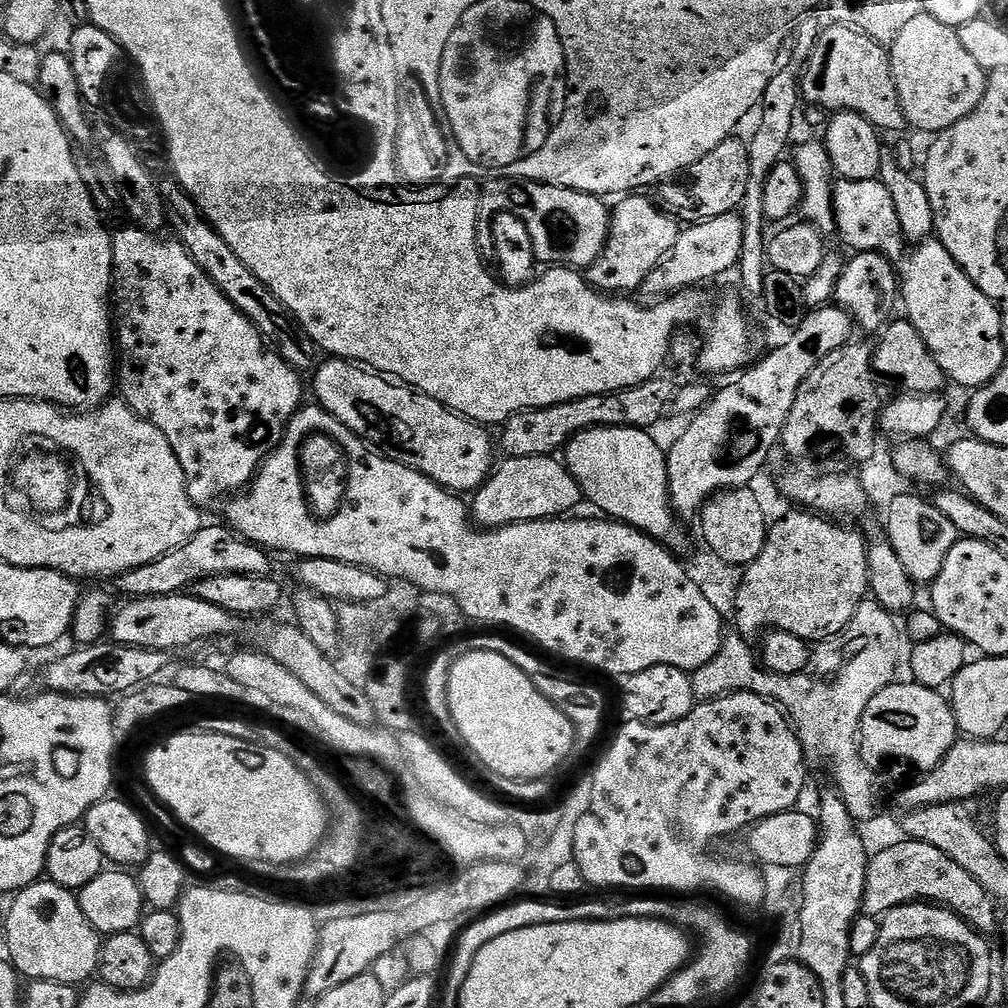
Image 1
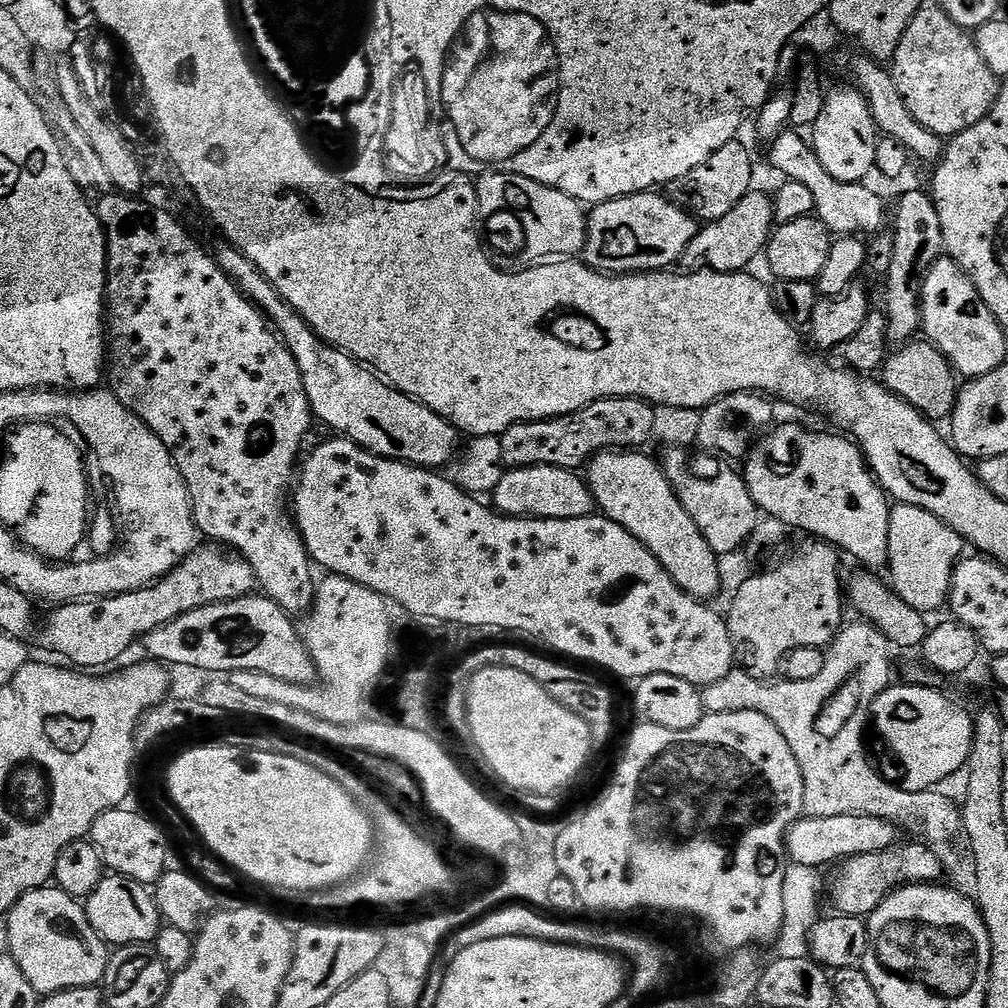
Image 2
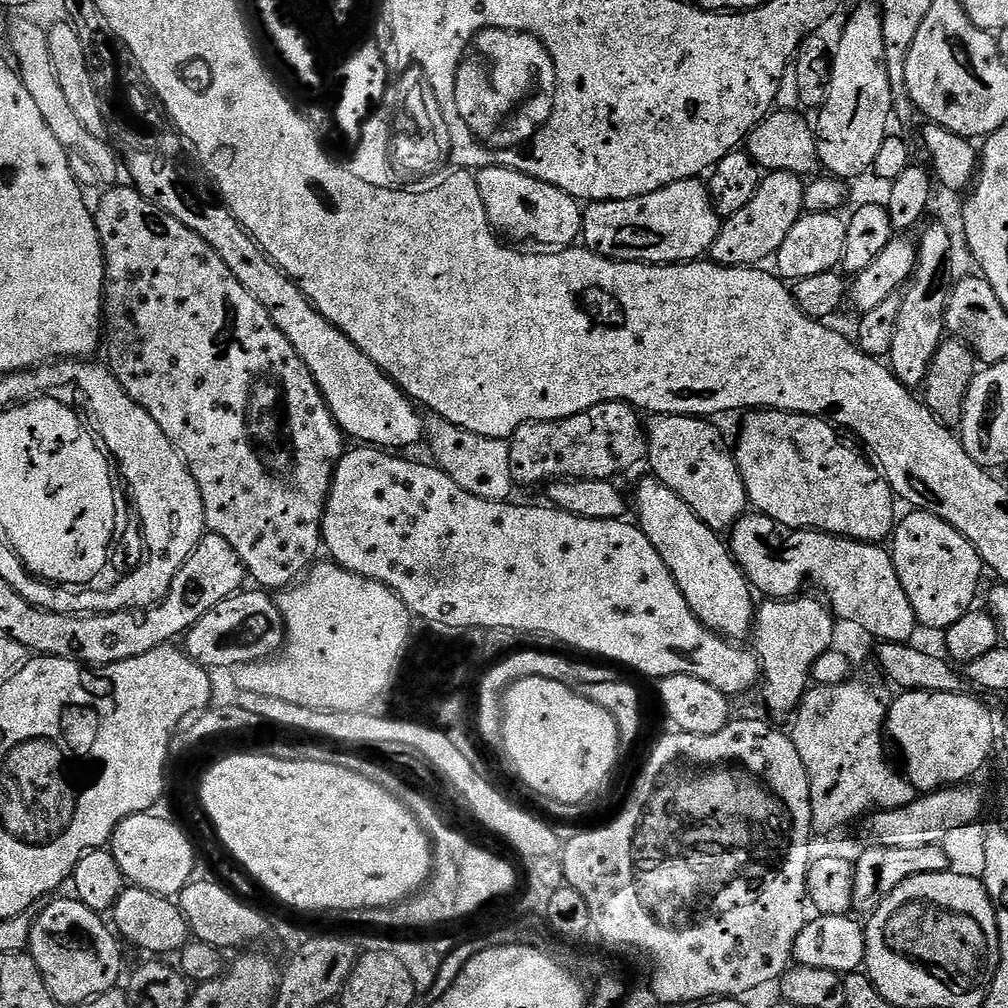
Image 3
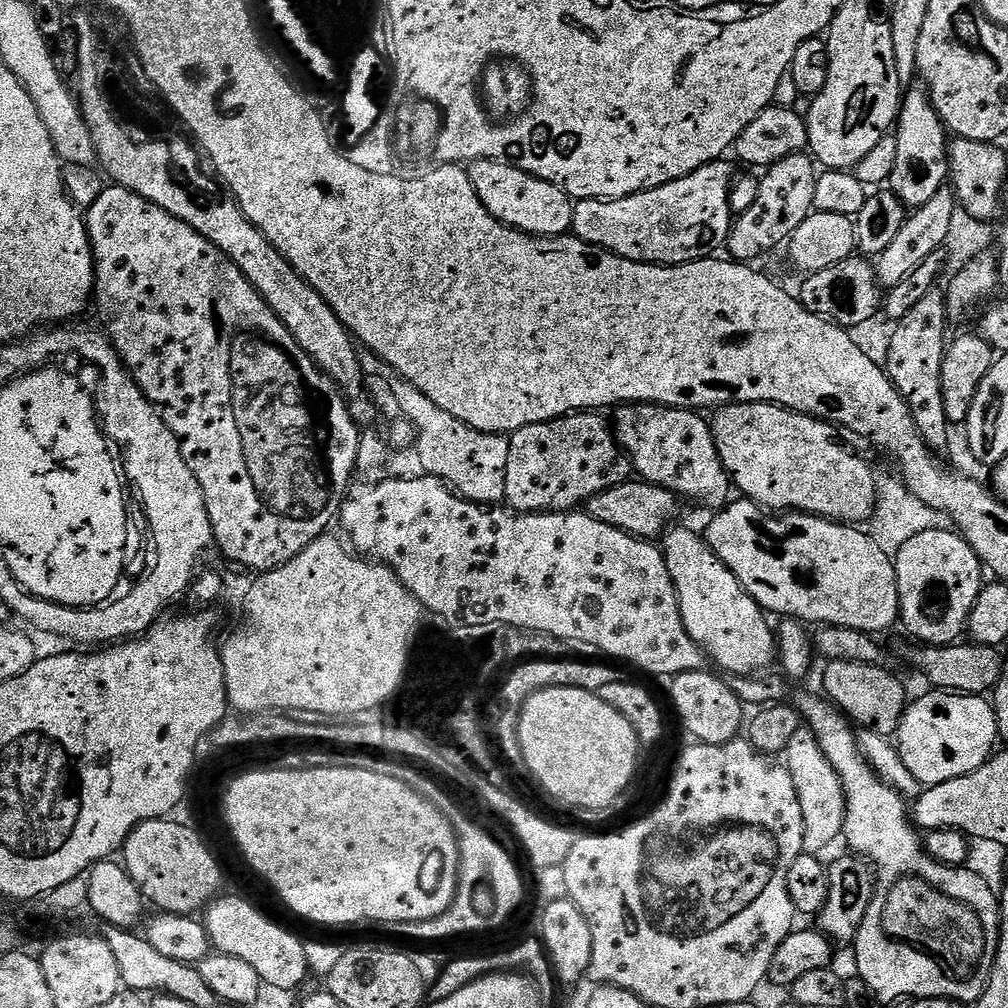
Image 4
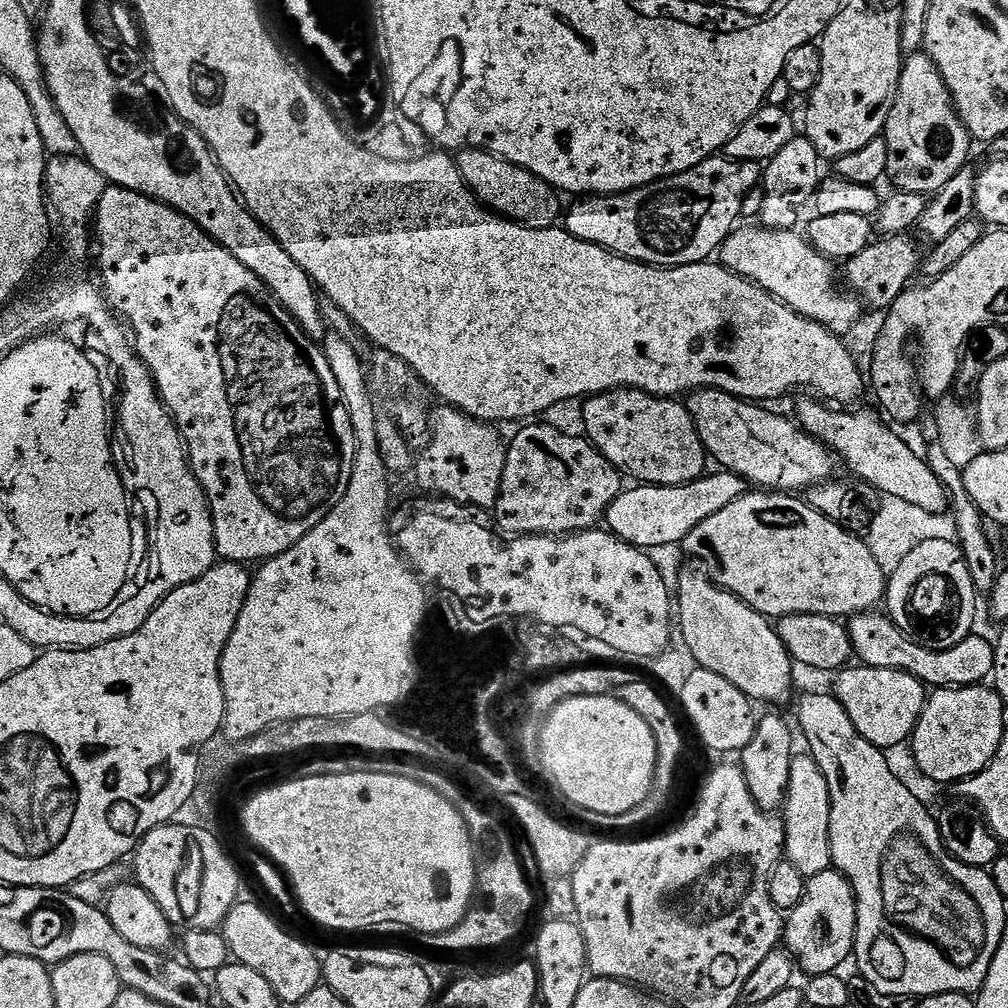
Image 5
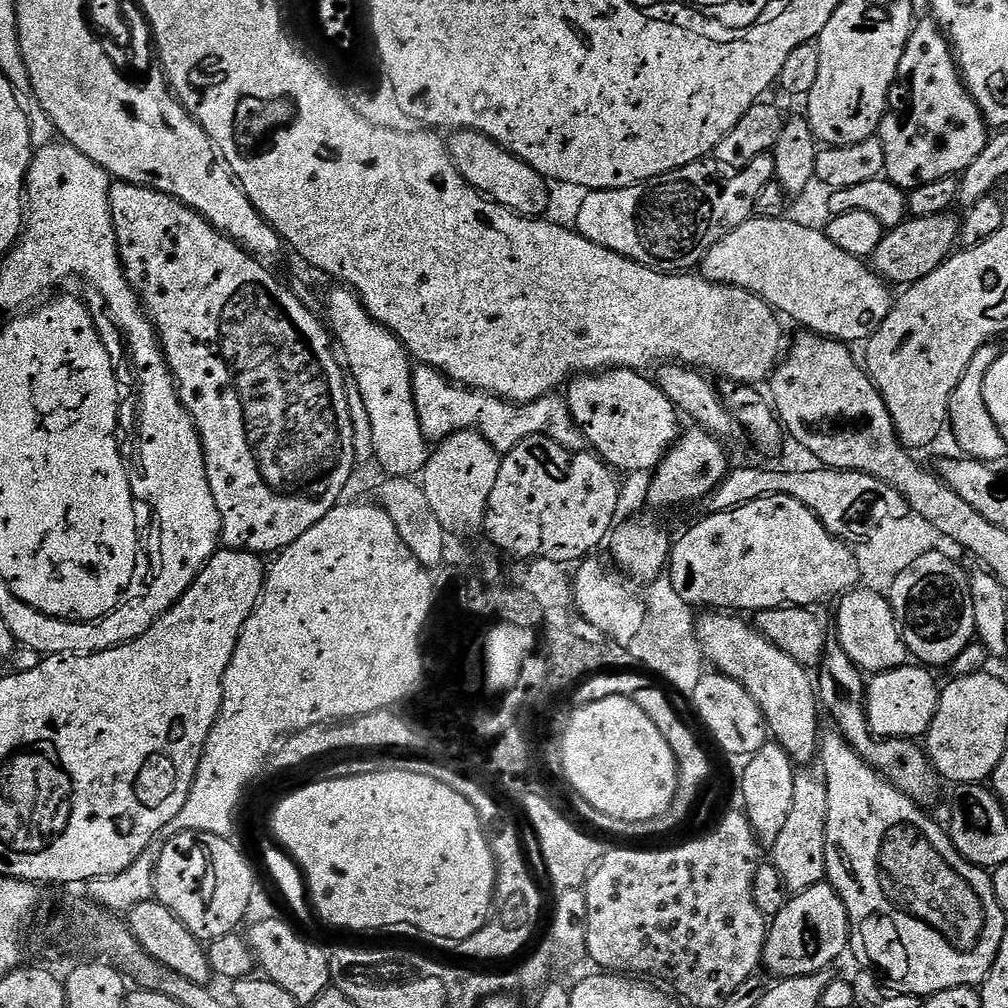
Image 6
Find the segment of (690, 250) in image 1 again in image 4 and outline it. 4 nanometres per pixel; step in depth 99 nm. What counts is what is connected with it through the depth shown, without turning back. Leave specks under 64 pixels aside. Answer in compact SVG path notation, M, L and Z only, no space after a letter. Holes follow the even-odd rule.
M795 152L792 156L782 158L772 165L759 177L757 201L744 213L735 217L732 231L728 233L726 252L731 259L737 262L756 262L759 256L772 252L776 247L783 245L806 222L806 218L814 211L814 186L818 175L818 165L811 155L804 152Z

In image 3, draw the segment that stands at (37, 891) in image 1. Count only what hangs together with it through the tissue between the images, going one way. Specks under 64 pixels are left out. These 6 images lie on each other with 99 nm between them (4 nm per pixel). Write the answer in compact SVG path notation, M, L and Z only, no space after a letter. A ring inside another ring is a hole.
M55 900L48 902L53 904L45 903L35 913L27 951L37 964L54 1003L58 1006L79 1006L121 983L120 971L124 968L121 941L106 923L105 917L90 910L81 900Z

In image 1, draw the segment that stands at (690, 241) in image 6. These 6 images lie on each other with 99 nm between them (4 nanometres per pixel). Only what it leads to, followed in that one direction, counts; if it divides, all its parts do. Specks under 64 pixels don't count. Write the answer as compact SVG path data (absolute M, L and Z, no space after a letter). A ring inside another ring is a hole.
M632 194L621 199L617 208L613 207L610 212L610 223L608 225L608 243L604 245L604 252L600 259L587 269L586 279L597 292L601 294L632 294L640 289L644 279L650 274L650 270L658 267L668 257L676 240L680 237L682 228L677 221L666 213L660 211L651 199L648 200L644 194Z

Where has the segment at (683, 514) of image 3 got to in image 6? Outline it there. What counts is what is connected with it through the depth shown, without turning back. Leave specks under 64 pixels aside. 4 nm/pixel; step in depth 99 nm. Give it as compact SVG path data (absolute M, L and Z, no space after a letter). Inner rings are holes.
M724 610L705 611L696 622L699 649L704 653L707 663L709 665L712 663L716 667L713 669L719 675L734 678L734 682L741 684L750 694L750 698L758 702L764 720L768 723L771 739L780 744L782 750L786 750L786 754L790 754L793 765L801 766L800 764L808 764L811 760L813 763L818 756L818 733L821 731L817 685L813 677L812 680L808 677L809 669L805 665L794 662L790 654L778 650L778 646L774 646L762 633L756 631L749 621L747 624L744 620L747 619L743 615L729 614Z

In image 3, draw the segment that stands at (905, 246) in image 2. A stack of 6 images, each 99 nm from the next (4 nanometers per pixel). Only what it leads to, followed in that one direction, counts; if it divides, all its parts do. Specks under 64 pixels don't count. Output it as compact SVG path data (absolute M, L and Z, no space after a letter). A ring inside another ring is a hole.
M938 186L935 189L934 206L940 210L950 210L950 224L948 227L936 224L922 238L919 237L916 269L909 286L901 295L902 302L891 336L888 364L895 376L911 388L923 385L933 356L946 334L944 316L950 290L939 282L943 264L948 270L949 281L954 284L971 275L976 268L965 242L961 200L961 193L950 190L949 187Z

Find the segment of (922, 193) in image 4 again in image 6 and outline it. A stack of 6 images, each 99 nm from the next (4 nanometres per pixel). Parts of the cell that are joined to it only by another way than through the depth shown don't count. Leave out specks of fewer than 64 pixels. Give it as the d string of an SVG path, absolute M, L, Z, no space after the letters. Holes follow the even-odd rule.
M924 19L928 20L921 24L919 21L913 27L900 63L900 76L912 83L912 109L905 120L900 116L892 116L893 114L885 115L878 133L884 147L884 176L905 190L926 186L926 182L938 182L938 178L964 173L970 162L974 162L974 158L982 154L990 139L990 125L969 94L968 87L964 85L964 77L960 75L948 37L935 19Z

